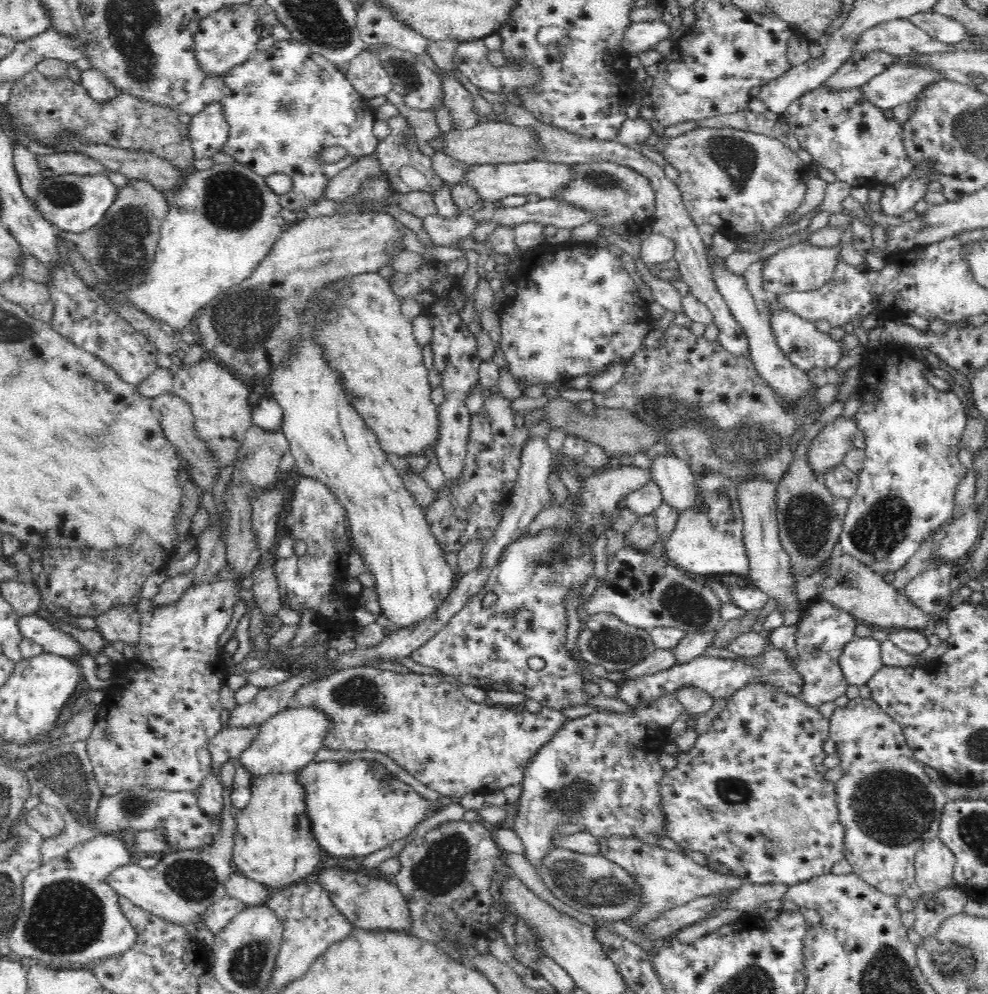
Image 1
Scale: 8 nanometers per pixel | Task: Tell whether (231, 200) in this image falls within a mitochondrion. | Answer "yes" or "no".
yes

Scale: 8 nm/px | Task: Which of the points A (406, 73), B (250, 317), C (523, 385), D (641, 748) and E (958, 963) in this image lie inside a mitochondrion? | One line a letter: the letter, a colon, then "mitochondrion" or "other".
A: mitochondrion
B: mitochondrion
C: other
D: other
E: mitochondrion

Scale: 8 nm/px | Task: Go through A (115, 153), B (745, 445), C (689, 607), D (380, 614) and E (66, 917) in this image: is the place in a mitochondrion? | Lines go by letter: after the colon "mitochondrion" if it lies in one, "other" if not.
A: other
B: mitochondrion
C: mitochondrion
D: other
E: mitochondrion

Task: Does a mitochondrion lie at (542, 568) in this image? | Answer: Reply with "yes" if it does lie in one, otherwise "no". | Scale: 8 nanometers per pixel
yes

